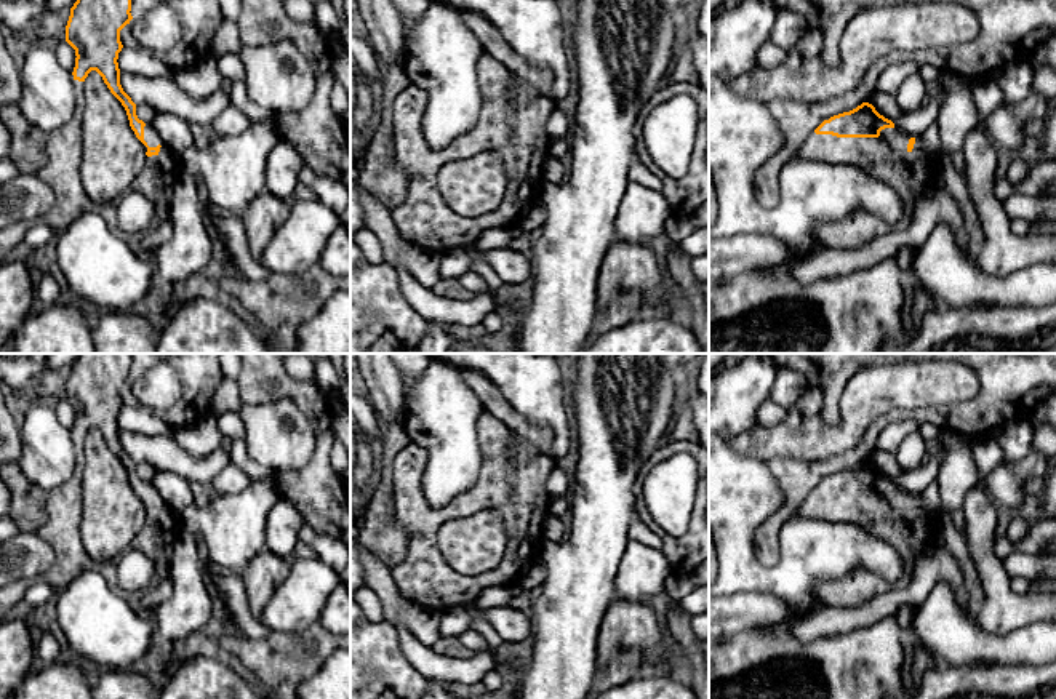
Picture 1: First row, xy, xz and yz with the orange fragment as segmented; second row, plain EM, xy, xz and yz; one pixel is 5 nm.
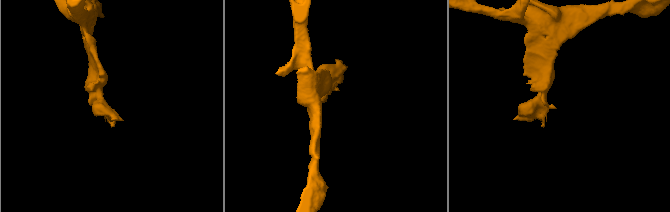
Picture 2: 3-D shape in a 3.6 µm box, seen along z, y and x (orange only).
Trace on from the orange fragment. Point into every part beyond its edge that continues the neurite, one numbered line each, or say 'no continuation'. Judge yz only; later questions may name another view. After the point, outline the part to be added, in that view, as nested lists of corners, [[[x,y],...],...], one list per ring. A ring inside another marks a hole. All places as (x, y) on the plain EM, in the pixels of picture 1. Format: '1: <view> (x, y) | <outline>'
1: yz (911, 533) | [[[885,486],[878,496],[837,496],[813,491],[798,507],[797,517],[829,523],[851,523],[870,536],[891,544],[901,555],[904,571],[912,573],[922,553],[936,544],[934,512],[923,502],[923,494],[915,494],[914,507],[907,509],[909,497],[896,486]]]

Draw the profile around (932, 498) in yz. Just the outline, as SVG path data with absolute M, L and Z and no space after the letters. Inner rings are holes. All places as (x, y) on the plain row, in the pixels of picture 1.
M936 480L923 491L923 502L926 509L934 512L934 520L944 515Z

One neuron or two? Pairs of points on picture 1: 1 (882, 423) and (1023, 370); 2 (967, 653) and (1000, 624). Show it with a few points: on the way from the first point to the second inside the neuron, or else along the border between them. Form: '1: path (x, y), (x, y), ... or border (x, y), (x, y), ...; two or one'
1: path (917, 415), (981, 411), (988, 405); one
2: border (976, 613), (976, 621), (994, 634), (1028, 624); two

